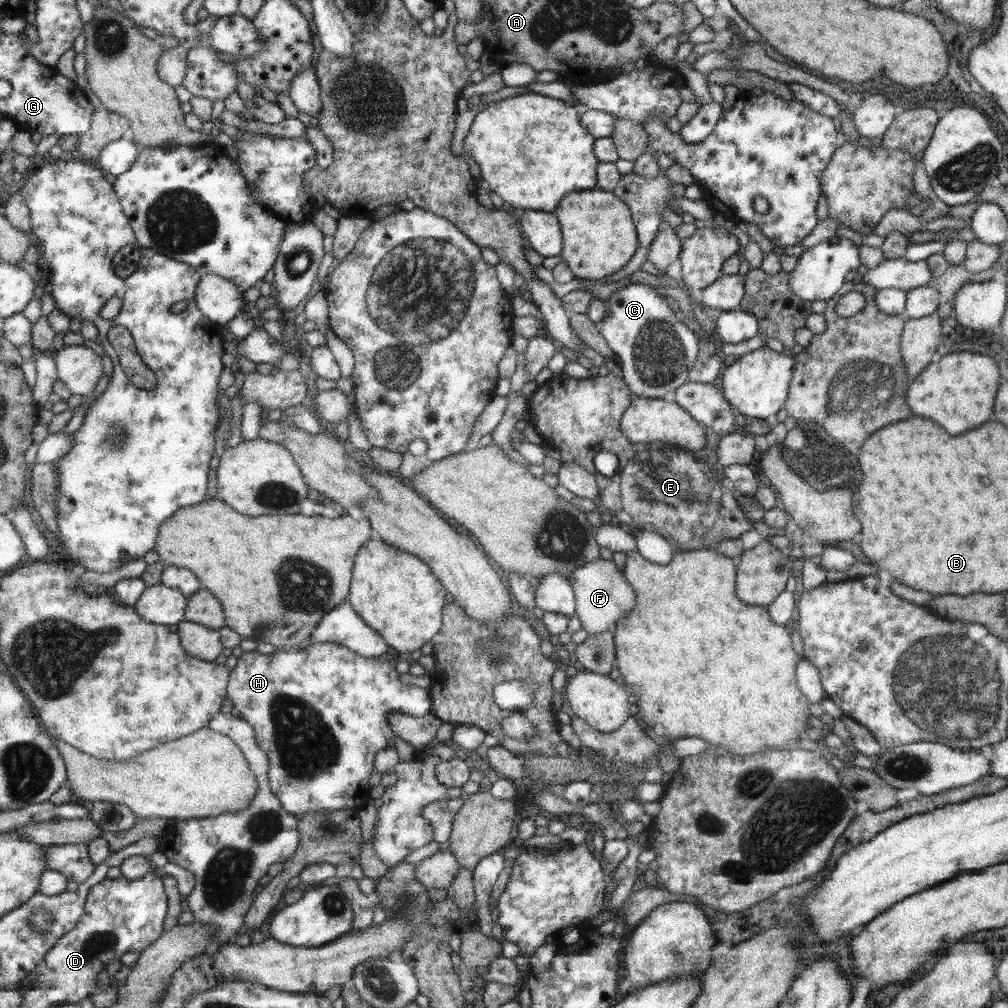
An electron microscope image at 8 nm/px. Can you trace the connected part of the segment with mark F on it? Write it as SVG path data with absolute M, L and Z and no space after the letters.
M612 559L587 561L574 568L568 579L574 596L574 613L587 635L612 628L614 622L633 606L635 593L623 578L622 569Z

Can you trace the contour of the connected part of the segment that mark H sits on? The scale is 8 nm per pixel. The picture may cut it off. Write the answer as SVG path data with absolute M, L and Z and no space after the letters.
M333 642L309 644L301 650L275 649L265 656L243 651L228 684L228 699L237 714L253 729L257 746L268 760L268 786L279 799L280 806L296 818L305 812L321 810L361 810L369 798L369 776L376 753L387 747L393 737L387 716L389 711L412 717L432 712L430 692L420 686L401 681L395 671L395 659L365 658Z

